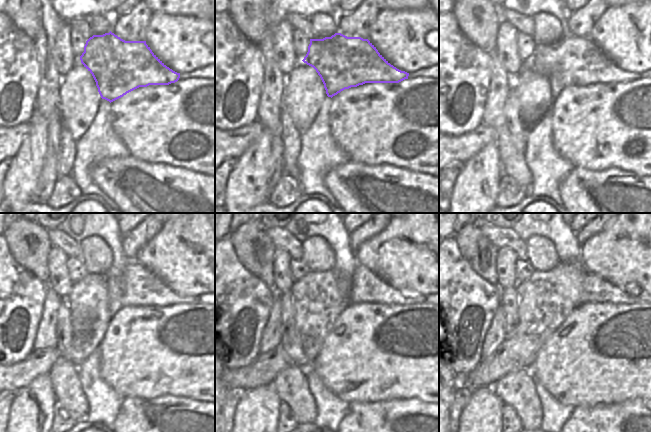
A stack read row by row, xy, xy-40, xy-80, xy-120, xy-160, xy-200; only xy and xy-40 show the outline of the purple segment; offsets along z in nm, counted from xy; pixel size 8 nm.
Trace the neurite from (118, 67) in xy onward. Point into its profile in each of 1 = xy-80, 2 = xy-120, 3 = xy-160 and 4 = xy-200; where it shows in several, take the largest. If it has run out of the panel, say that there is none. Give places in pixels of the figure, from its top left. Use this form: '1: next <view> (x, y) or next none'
1: next xy-80 (572, 60)
2: next xy-120 (130, 284)
3: next xy-160 (367, 287)
4: next xy-200 (596, 289)

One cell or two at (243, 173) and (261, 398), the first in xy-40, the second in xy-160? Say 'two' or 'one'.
one

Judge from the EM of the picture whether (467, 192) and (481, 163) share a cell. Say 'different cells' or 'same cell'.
same cell

